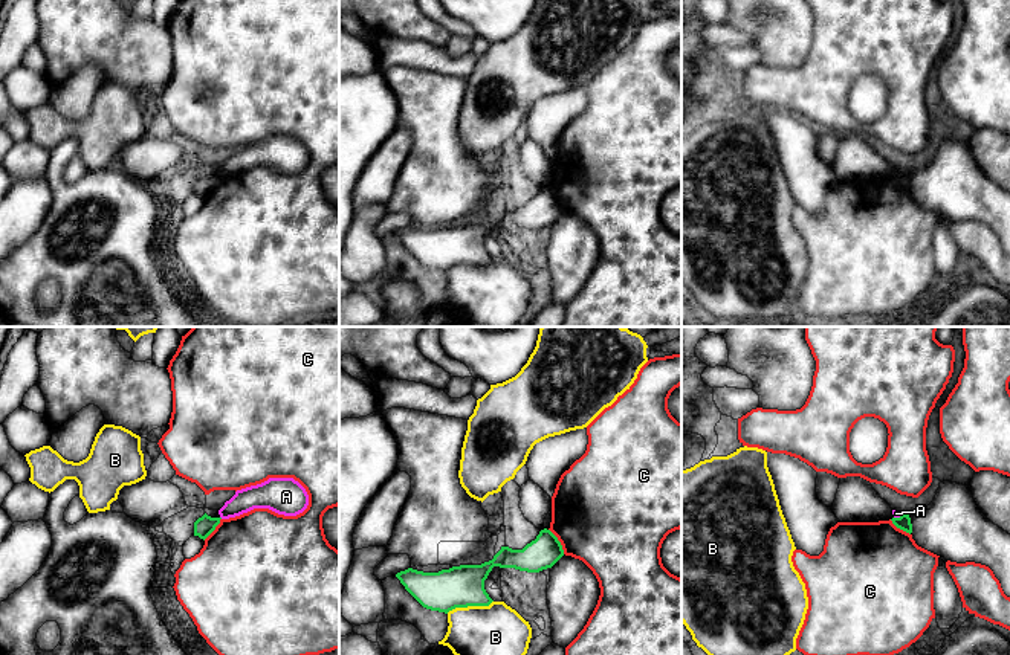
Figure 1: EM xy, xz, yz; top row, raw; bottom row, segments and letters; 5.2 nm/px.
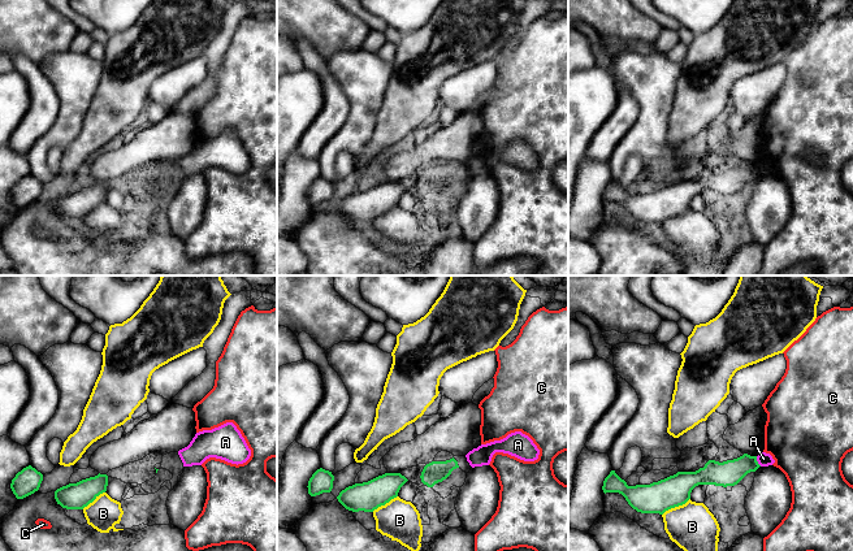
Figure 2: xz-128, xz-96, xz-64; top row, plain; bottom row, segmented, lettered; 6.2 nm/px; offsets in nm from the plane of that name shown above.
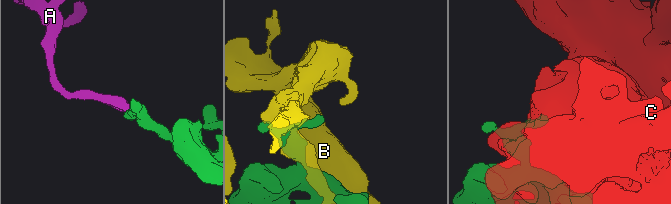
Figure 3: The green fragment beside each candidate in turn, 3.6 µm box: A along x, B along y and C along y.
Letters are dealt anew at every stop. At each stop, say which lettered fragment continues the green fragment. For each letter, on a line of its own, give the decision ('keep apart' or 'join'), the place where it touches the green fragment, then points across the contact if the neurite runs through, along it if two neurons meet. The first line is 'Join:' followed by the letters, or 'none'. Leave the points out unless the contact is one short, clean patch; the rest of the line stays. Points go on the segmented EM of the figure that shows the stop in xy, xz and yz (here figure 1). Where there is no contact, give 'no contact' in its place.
Join: none
A: keep apart | yz (900, 516) | along yz (903, 513), (894, 518)
B: keep apart | xz (469, 605)
C: keep apart | xz (558, 541)

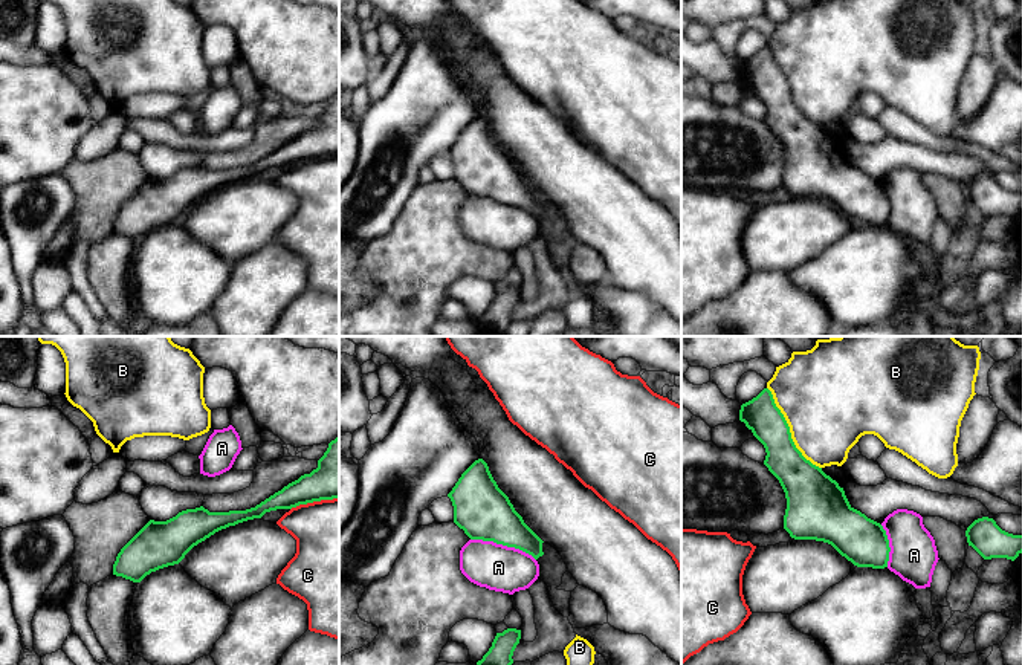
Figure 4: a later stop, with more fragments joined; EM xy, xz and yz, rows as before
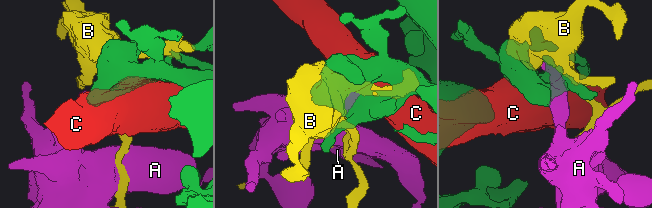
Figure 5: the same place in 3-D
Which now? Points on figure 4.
Join: none
A: keep apart | xz (503, 544)
B: keep apart | yz (789, 430)
C: keep apart | xy (313, 500)

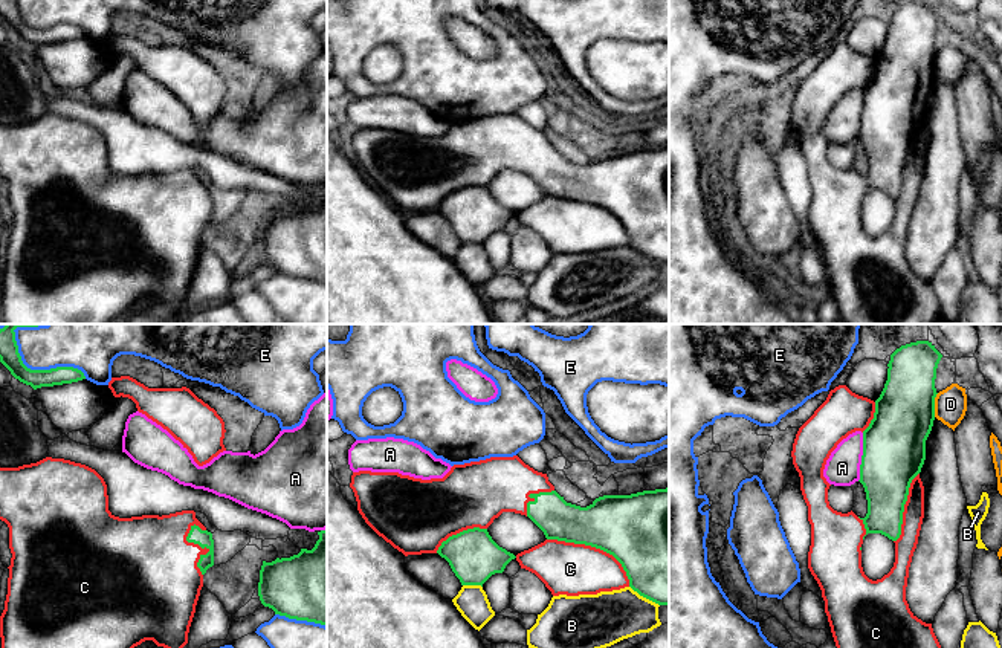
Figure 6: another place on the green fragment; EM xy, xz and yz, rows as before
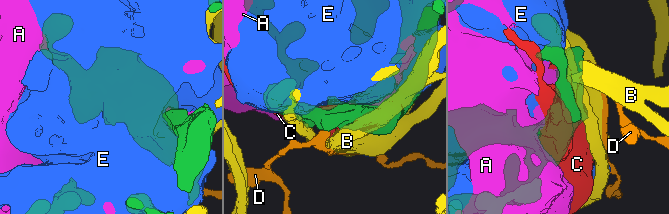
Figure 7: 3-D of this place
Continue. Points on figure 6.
Join: C
A: keep apart | yz (862, 457)
B: keep apart | xz (645, 596)
C: join | xz (594, 546)
D: keep apart | yz (934, 405)
E: keep apart | xy (40, 370)

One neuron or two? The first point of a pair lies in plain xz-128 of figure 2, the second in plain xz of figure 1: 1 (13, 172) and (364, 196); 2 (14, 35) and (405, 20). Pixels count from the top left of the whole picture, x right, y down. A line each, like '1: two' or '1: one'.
1: two
2: one

